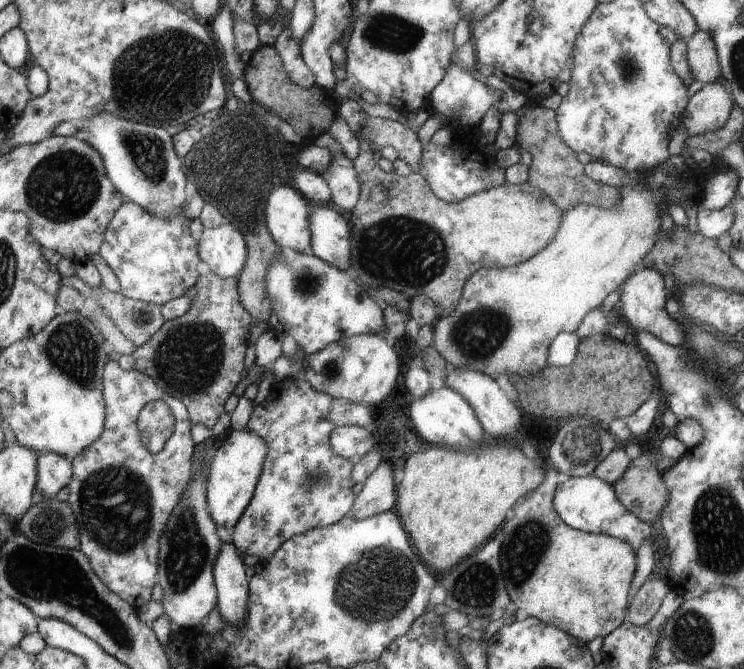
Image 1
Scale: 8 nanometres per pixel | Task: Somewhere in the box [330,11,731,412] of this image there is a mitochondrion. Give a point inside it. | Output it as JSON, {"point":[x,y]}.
{"point":[410,254]}

